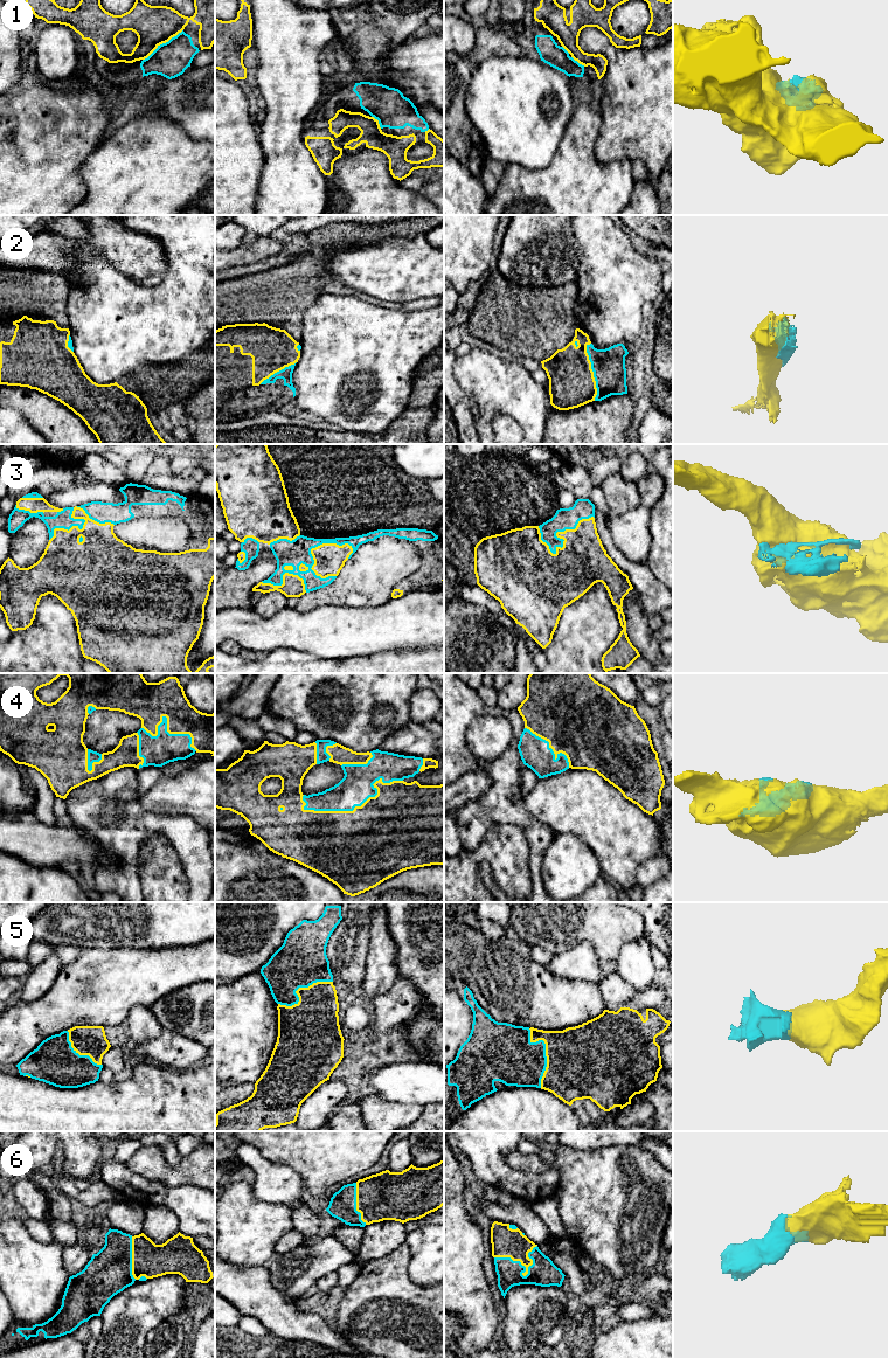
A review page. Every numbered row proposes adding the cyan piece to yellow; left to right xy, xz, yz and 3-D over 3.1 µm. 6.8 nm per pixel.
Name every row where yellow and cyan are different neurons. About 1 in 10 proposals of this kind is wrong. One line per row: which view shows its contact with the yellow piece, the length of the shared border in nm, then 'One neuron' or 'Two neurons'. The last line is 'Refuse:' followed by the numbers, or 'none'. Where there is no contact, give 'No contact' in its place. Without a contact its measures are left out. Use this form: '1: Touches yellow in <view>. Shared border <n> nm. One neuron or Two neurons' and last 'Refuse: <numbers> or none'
1: Touches yellow in xy. Shared border 360 nm. One neuron
2: Touches yellow in yz. Shared border 400 nm. One neuron
3: Touches yellow in xz. Shared border 420 nm. One neuron
4: Touches yellow in xz. Shared border 700 nm. One neuron
5: Touches yellow in yz. Shared border 420 nm. One neuron
6: Touches yellow in yz. Shared border 300 nm. One neuron
Refuse: none

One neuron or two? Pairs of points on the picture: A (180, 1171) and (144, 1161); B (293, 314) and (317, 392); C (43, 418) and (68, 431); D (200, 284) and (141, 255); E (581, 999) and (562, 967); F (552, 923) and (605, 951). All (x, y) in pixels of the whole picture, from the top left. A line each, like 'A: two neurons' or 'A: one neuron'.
A: one neuron
B: two neurons
C: one neuron
D: two neurons
E: two neurons
F: one neuron

